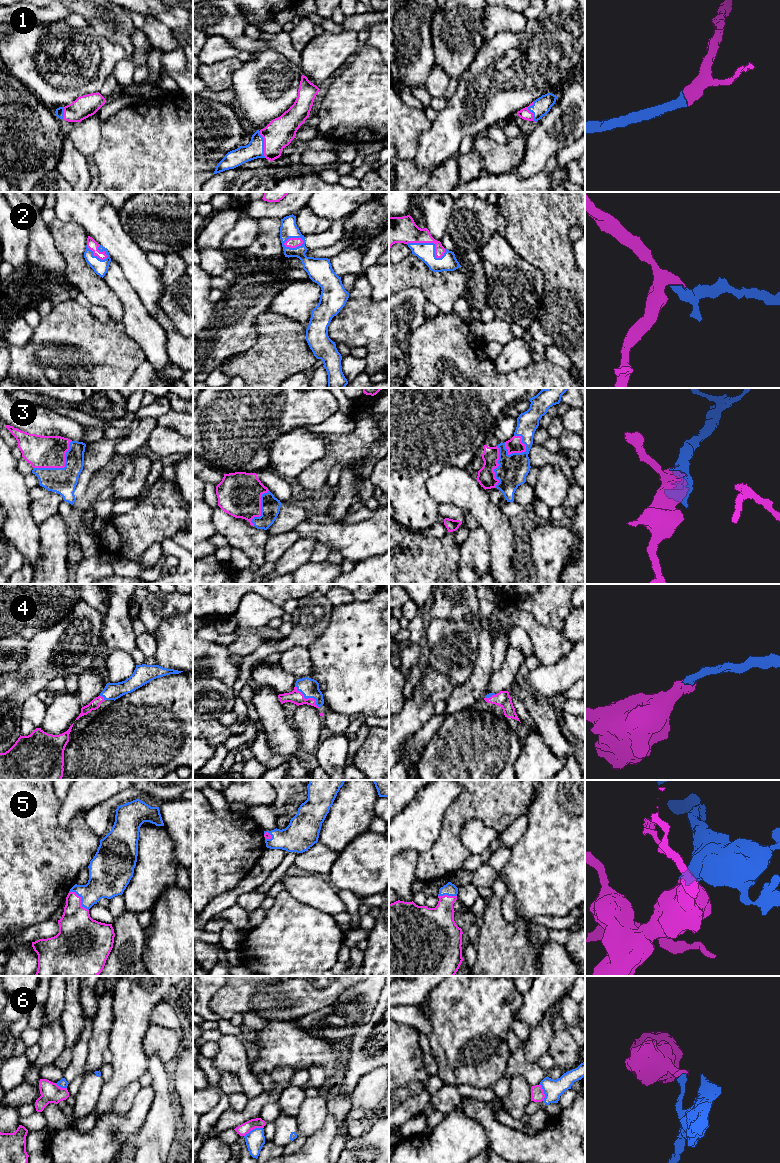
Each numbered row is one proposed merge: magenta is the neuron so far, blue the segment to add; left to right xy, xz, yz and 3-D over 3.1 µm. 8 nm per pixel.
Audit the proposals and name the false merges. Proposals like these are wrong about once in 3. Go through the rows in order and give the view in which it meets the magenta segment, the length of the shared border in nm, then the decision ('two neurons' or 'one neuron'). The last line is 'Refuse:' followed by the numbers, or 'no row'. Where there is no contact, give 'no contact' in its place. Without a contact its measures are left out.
1: meets magenta in xz; contact 220 nm long; one neuron
2: meets magenta in yz; contact 320 nm long; one neuron
3: meets magenta in xy; contact 380 nm long; one neuron
4: meets magenta in xz; contact 260 nm long; one neuron
5: meets magenta in xy; contact 220 nm long; one neuron
6: meets magenta in xz; contact 170 nm long; two neurons
Refuse: 6

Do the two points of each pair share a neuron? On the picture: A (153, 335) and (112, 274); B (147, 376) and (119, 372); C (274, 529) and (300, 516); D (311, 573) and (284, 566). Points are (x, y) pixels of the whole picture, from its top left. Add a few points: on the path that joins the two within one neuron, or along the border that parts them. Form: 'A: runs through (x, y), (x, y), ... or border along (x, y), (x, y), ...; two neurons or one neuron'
A: runs through (140, 320), (134, 313), (131, 301), (123, 289); one neuron
B: border along (145, 358), (130, 377); two neurons
C: runs through (280, 525), (290, 516), (294, 516); one neuron
D: border along (309, 561), (306, 561), (293, 573); two neurons

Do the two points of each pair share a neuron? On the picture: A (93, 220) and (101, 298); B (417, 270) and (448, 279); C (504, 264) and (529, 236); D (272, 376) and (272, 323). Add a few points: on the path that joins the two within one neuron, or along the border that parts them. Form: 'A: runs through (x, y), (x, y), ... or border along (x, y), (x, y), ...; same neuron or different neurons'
A: border along (68, 222), (76, 222), (88, 235); different neurons
B: runs through (425, 278), (440, 279); same neuron
C: border along (503, 235), (510, 246), (523, 259), (534, 266); different neurons
D: runs through (272, 363), (272, 336); same neuron

